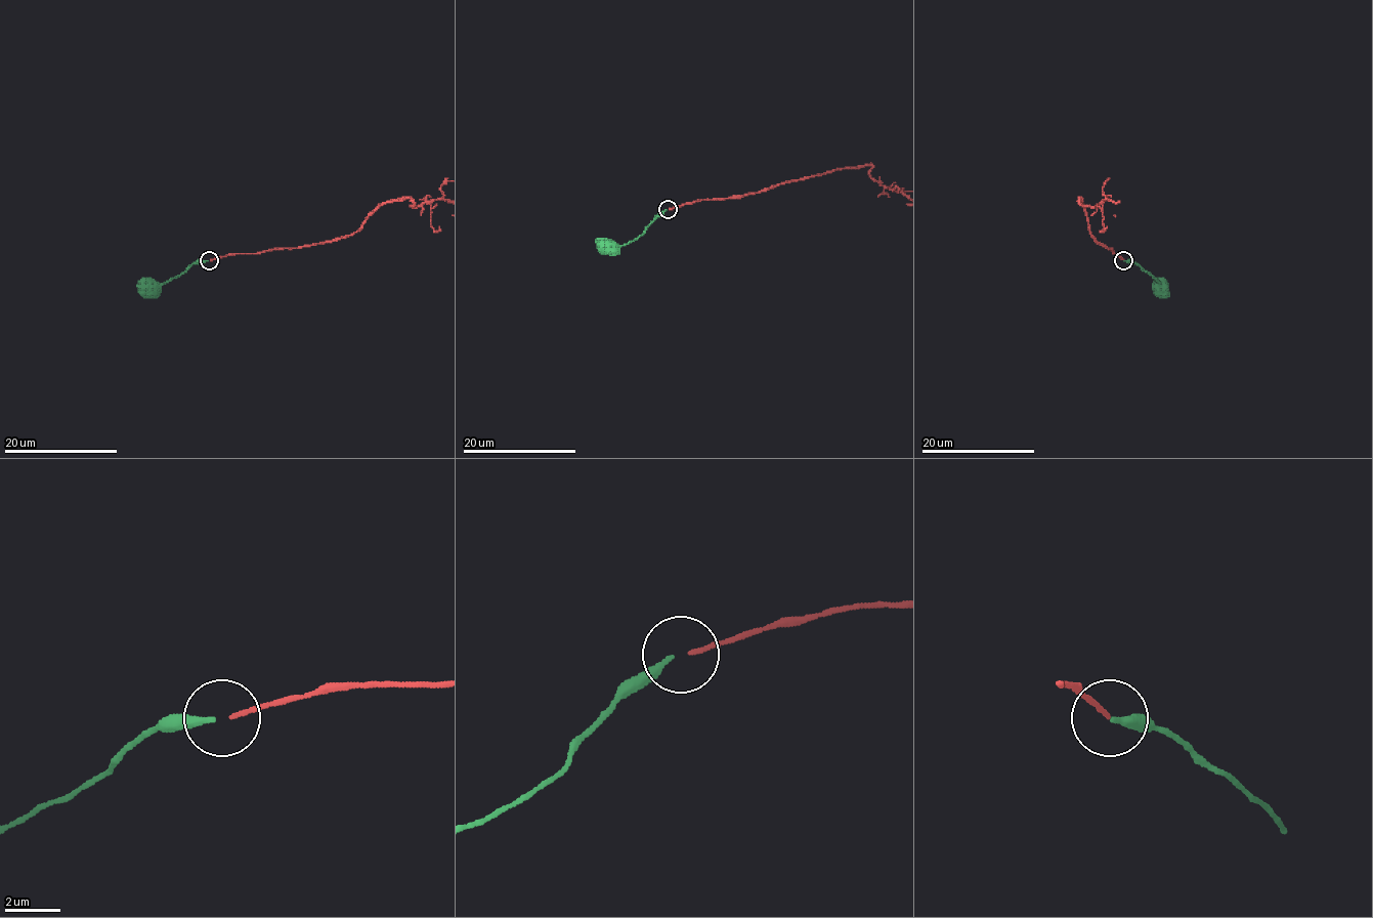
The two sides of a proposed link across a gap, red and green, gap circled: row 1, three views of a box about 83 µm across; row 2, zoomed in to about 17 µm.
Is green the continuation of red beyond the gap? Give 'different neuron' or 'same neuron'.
same neuron

